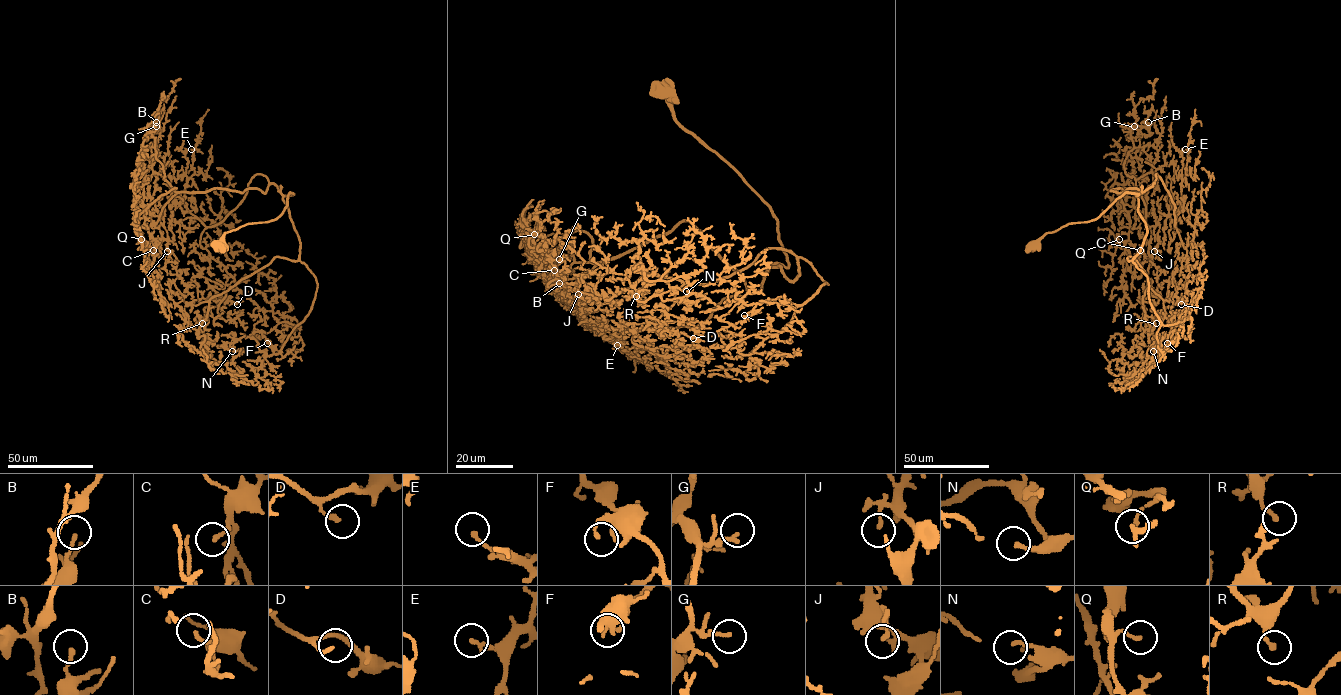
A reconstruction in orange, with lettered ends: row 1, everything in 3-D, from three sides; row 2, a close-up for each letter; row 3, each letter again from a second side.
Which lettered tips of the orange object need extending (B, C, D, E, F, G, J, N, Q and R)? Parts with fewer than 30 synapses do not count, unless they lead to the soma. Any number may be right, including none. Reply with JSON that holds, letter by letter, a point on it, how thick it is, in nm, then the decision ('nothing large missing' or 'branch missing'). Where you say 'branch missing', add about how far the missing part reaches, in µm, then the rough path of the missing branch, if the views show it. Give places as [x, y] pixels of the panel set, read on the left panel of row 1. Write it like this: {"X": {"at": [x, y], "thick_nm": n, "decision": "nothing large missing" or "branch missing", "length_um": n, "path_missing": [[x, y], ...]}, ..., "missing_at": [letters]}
{"B": {"at": [156, 122], "thick_nm": 150, "decision": "nothing large missing"}, "C": {"at": [153, 250], "thick_nm": 170, "decision": "nothing large missing"}, "D": {"at": [237, 304], "thick_nm": 150, "decision": "nothing large missing"}, "E": {"at": [191, 149], "thick_nm": 160, "decision": "nothing large missing"}, "F": {"at": [267, 343], "thick_nm": 150, "decision": "nothing large missing"}, "G": {"at": [156, 126], "thick_nm": 180, "decision": "nothing large missing"}, "J": {"at": [167, 251], "thick_nm": 160, "decision": "nothing large missing"}, "N": {"at": [232, 351], "thick_nm": 120, "decision": "nothing large missing"}, "Q": {"at": [141, 239], "thick_nm": 160, "decision": "nothing large missing"}, "R": {"at": [202, 323], "thick_nm": 150, "decision": "nothing large missing"}, "missing_at": []}

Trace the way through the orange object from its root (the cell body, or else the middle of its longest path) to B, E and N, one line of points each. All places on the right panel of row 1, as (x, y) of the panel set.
B: (1034, 246), (1153, 185), (1111, 190), (1136, 191), (1124, 162), (1131, 129), (1148, 122)
E: (1034, 246), (1068, 224), (1095, 220), (1125, 193), (1144, 192), (1156, 174), (1175, 206), (1175, 227), (1185, 149)
N: (1034, 246), (1138, 193), (1147, 233), (1127, 259), (1148, 278), (1143, 303), (1159, 340), (1153, 351)

